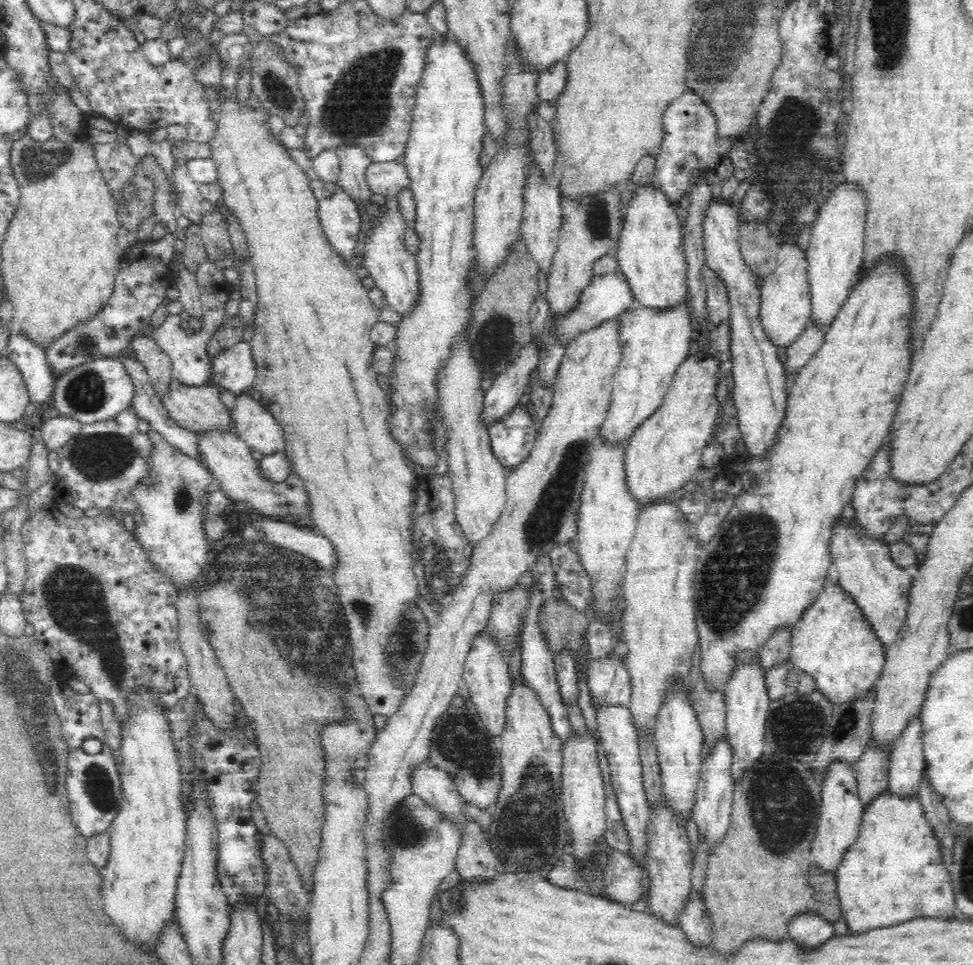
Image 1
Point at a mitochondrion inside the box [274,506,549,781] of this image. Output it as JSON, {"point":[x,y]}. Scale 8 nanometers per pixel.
{"point":[358,610]}

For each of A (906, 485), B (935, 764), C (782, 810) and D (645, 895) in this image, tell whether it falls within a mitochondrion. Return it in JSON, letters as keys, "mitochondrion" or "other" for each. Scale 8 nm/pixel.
{"A":"other","B":"other","C":"mitochondrion","D":"other"}

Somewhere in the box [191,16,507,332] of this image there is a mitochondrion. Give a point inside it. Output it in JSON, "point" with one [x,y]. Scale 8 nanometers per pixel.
{"point":[359,107]}

